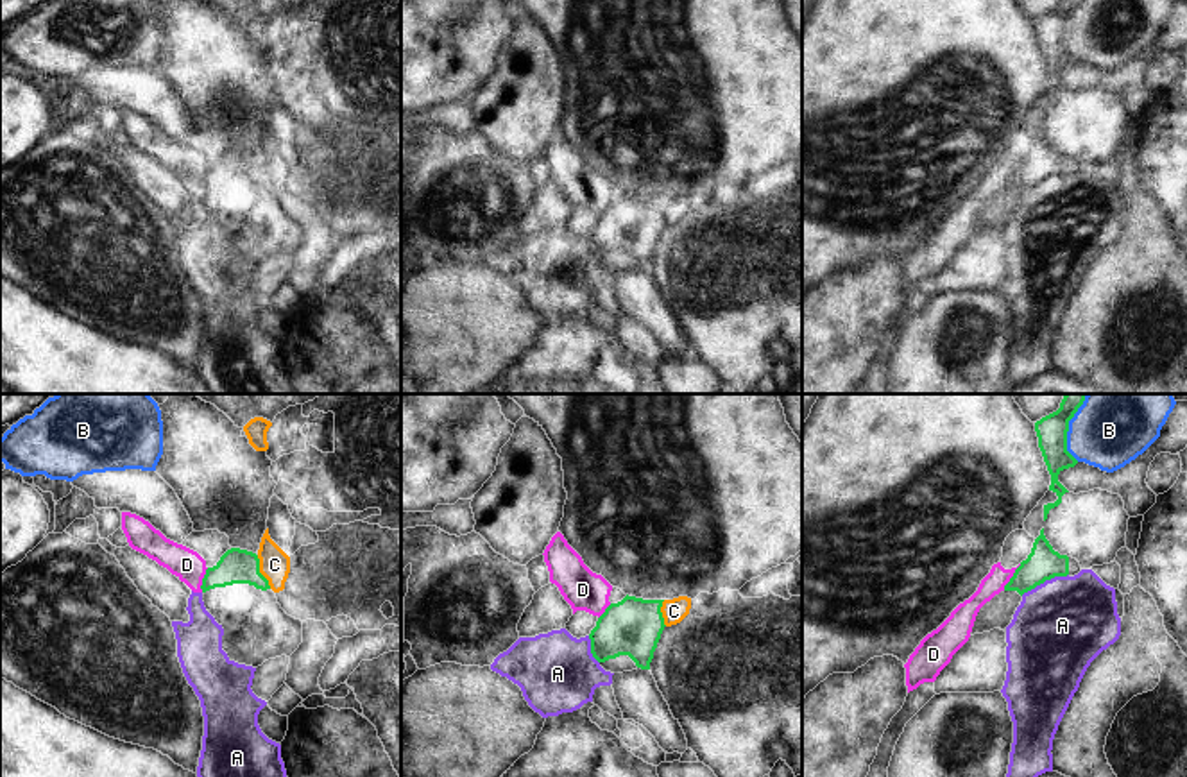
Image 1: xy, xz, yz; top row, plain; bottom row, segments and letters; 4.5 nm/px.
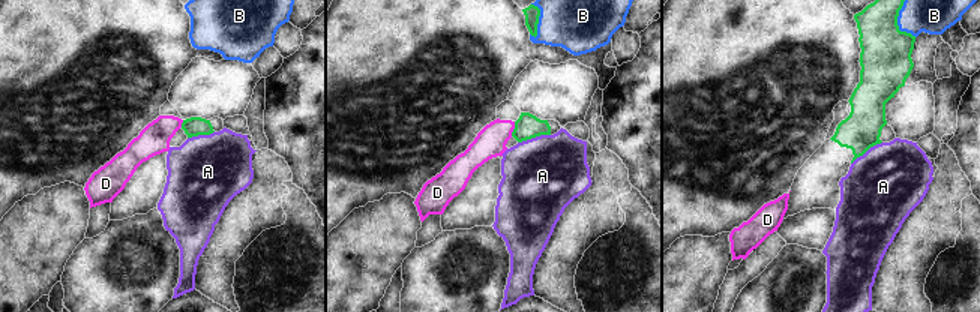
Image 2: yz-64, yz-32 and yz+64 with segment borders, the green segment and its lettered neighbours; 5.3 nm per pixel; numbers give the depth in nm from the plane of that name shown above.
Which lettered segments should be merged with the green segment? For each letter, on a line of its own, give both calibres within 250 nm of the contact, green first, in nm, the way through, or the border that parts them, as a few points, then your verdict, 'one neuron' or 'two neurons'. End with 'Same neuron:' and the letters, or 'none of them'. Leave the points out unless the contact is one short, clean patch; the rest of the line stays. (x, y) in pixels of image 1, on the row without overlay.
A: 150/420 nm | two neurons
B: 140/300 nm | two neurons
C: 160/140 nm | two neurons
D: 150/100 nm | along yz (1021, 163), (1003, 188) | two neurons
Same neuron: none of them

